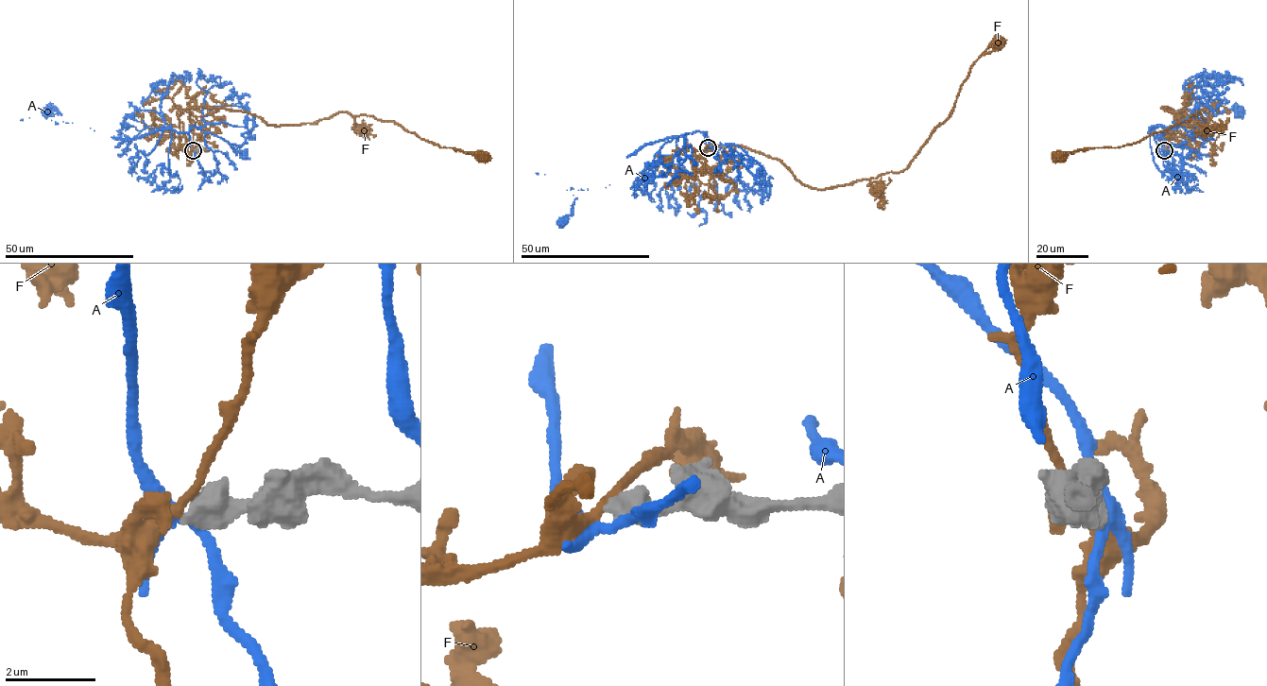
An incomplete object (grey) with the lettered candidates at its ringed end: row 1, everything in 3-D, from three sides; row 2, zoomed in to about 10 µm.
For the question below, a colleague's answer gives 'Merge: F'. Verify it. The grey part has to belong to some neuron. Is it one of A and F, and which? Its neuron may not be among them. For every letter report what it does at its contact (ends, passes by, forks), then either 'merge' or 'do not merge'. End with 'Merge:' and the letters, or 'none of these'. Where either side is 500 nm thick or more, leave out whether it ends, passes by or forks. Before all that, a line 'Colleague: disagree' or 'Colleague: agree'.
Colleague: agree
A: do not merge
F: merge
Merge: F

